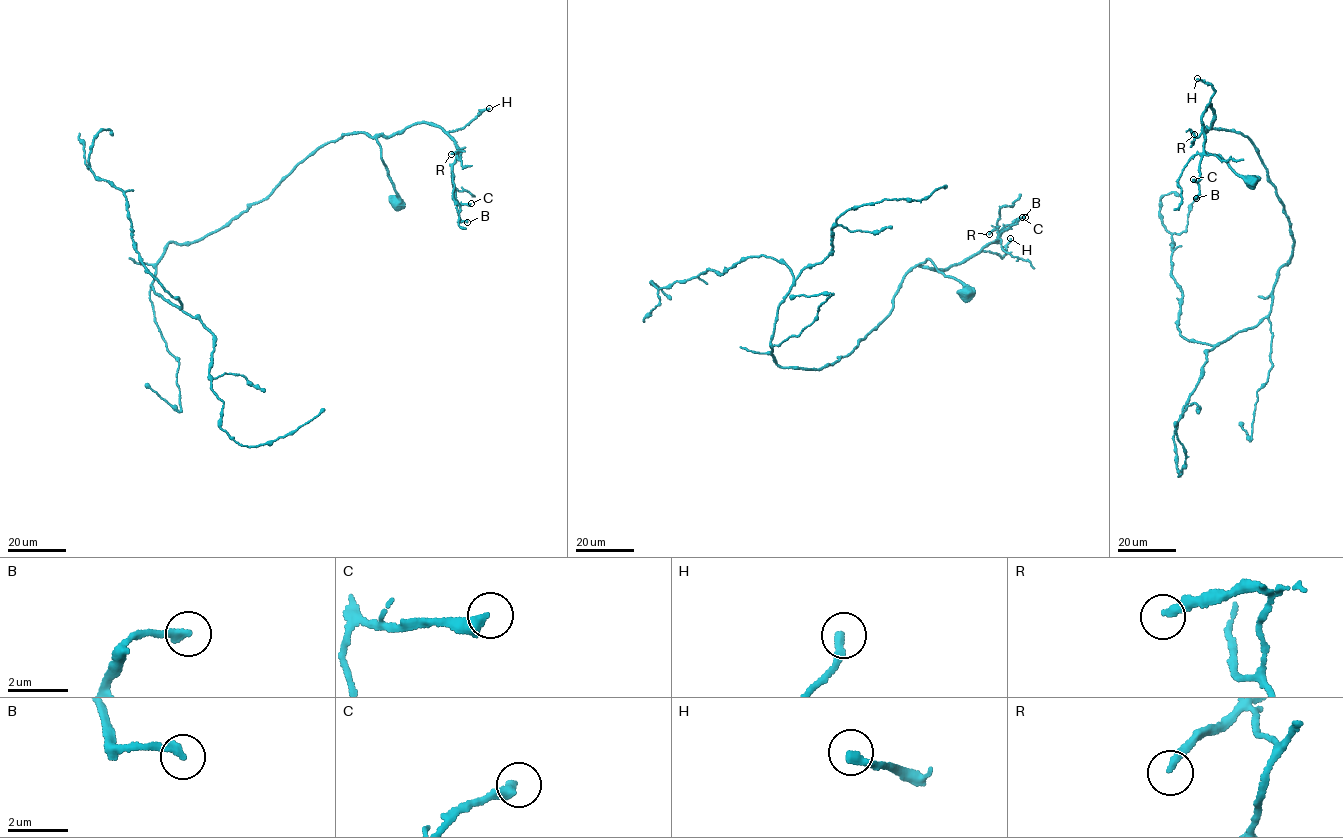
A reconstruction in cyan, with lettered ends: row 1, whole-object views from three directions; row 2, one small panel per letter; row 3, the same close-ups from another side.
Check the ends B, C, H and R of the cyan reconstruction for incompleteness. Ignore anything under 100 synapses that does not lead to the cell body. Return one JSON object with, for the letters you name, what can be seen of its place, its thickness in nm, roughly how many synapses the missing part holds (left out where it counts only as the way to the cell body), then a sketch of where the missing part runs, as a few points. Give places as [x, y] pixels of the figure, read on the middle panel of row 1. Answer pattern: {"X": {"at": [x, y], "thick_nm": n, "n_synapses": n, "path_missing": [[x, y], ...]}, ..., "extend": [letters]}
{"extend": []}

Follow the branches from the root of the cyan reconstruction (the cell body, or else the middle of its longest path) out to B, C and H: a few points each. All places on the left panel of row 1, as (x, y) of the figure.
B: (397, 202), (376, 138), (431, 123), (454, 141), (455, 199), (459, 220), (467, 222)
C: (397, 202), (376, 138), (431, 123), (454, 141), (455, 199), (471, 203)
H: (397, 202), (377, 138), (399, 134), (418, 123), (431, 123), (446, 131), (461, 130), (489, 108)

